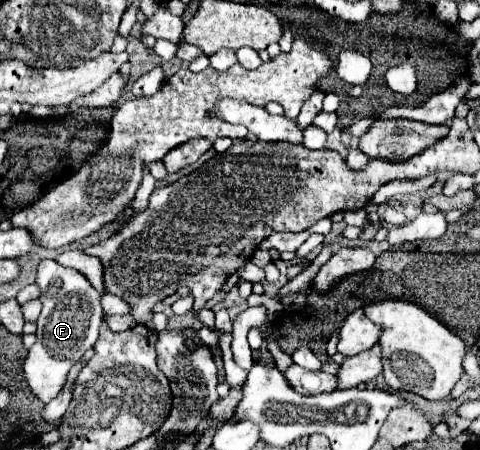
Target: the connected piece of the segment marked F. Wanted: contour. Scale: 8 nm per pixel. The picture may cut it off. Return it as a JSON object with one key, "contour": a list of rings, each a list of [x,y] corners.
{"contour":[[[53,259],[39,261],[35,285],[41,291],[39,301],[43,303],[43,311],[37,319],[37,341],[29,349],[23,371],[31,391],[43,403],[49,403],[63,389],[71,365],[95,345],[99,337],[103,309],[101,295],[97,289],[93,289],[89,279],[75,269],[59,265]]]}

